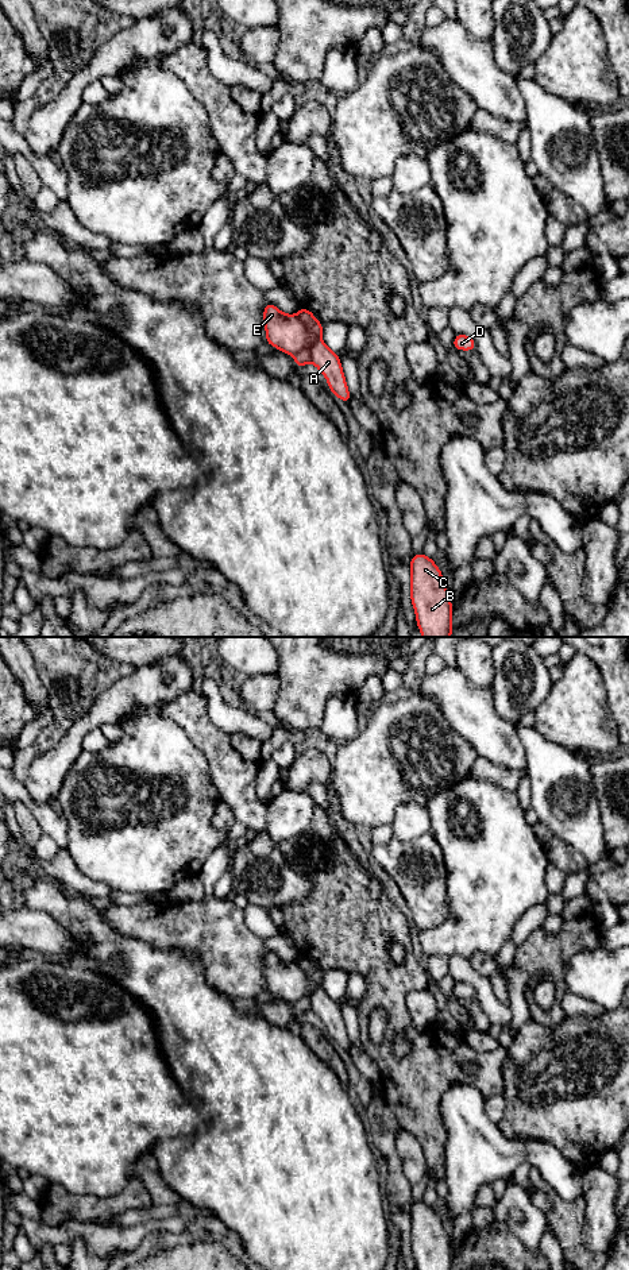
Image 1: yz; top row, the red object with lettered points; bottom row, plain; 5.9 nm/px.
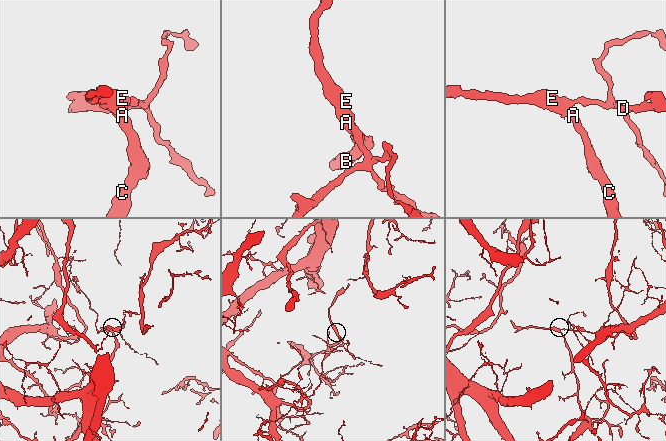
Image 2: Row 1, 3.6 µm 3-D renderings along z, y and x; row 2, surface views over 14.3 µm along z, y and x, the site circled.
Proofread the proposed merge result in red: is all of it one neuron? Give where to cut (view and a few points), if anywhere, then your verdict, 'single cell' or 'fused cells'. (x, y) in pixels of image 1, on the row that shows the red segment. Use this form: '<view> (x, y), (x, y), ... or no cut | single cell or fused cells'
yz (296, 315), (320, 339) | fused cells

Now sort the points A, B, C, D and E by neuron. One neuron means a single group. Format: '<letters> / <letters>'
A B C E / D

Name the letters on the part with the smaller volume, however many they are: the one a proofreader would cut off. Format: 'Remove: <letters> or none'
Remove: D

